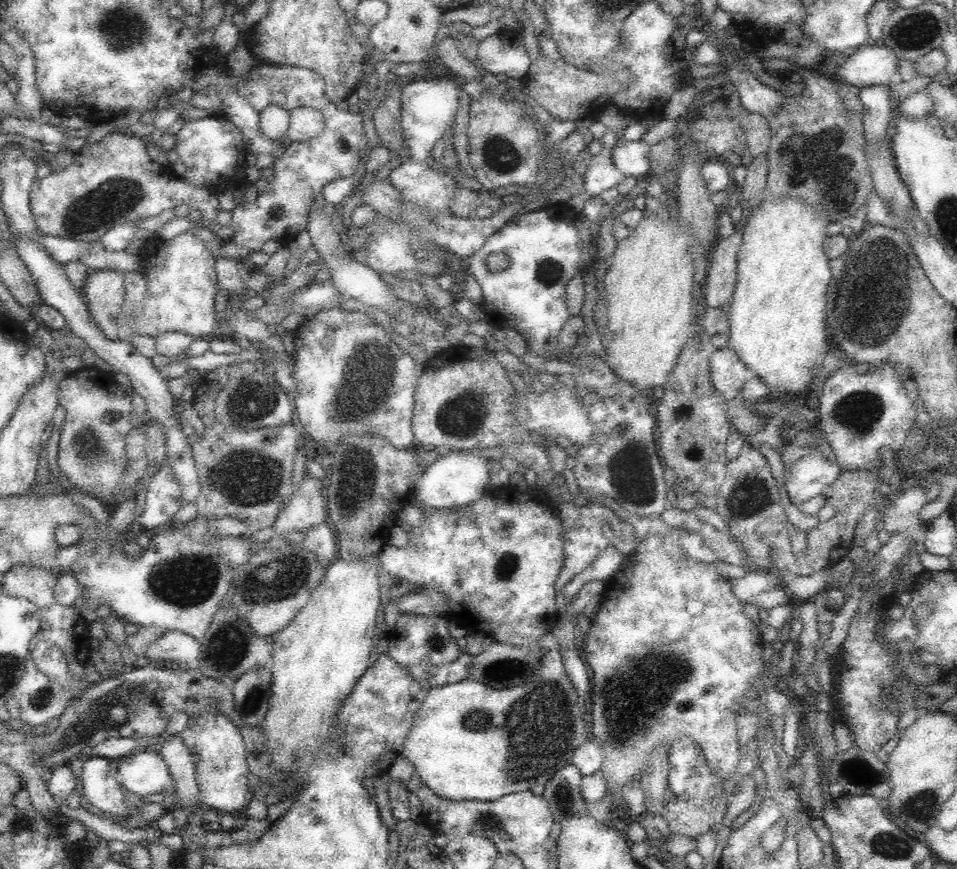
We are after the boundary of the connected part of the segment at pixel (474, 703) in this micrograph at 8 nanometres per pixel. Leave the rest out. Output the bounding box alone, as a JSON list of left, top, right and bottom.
[399,644,588,801]

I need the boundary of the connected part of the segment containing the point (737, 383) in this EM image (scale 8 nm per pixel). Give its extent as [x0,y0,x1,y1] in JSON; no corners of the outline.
[708,342,749,401]

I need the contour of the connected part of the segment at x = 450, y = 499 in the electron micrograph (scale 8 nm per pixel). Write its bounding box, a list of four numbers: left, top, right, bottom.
[412,452,491,508]

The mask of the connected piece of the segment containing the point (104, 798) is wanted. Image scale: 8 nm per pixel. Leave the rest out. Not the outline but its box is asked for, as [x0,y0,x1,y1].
[79,756,130,818]

